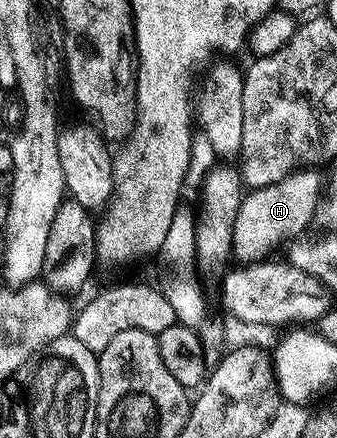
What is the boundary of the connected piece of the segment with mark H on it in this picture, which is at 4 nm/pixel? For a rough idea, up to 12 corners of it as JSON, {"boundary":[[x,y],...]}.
{"boundary":[[299,168],[242,196],[232,256],[266,260],[317,210],[321,177]]}

